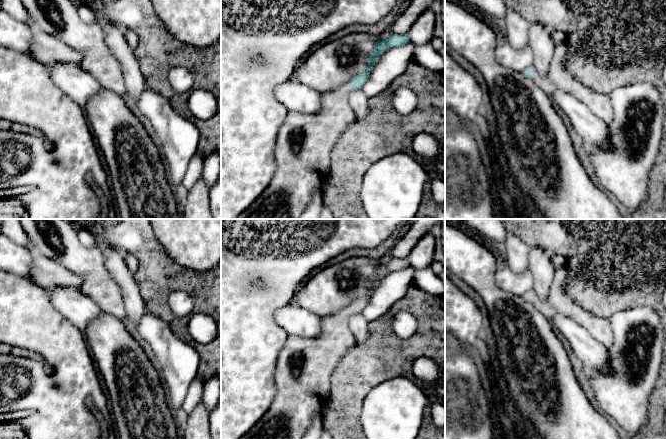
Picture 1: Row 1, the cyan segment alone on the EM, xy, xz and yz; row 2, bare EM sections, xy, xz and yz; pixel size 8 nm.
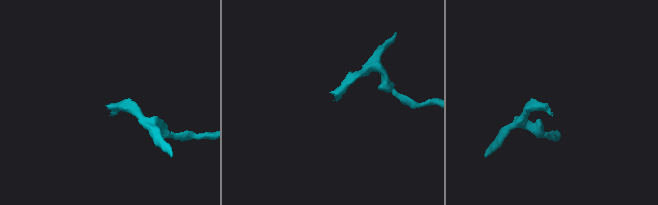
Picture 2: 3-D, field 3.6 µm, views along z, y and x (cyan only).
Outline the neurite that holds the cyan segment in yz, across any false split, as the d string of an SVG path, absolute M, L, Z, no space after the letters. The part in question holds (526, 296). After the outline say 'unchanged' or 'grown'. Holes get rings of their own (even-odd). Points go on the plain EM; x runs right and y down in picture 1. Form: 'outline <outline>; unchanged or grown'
outline M558 268L555 270L546 298L540 298L533 289L526 292L523 298L532 303L549 320L556 314L574 320L602 343L606 349L609 349L613 343L613 332L609 318L595 316L574 302L564 290L567 281L568 271Z; grown

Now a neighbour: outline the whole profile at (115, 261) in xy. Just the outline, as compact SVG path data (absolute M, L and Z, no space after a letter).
M95 237L95 242L96 248L103 253L104 263L108 271L119 284L124 297L139 296L139 286L125 262L126 254L118 252L115 248L109 246L98 237Z

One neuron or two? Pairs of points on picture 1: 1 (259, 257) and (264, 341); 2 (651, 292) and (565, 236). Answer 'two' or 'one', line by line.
1: one
2: one

